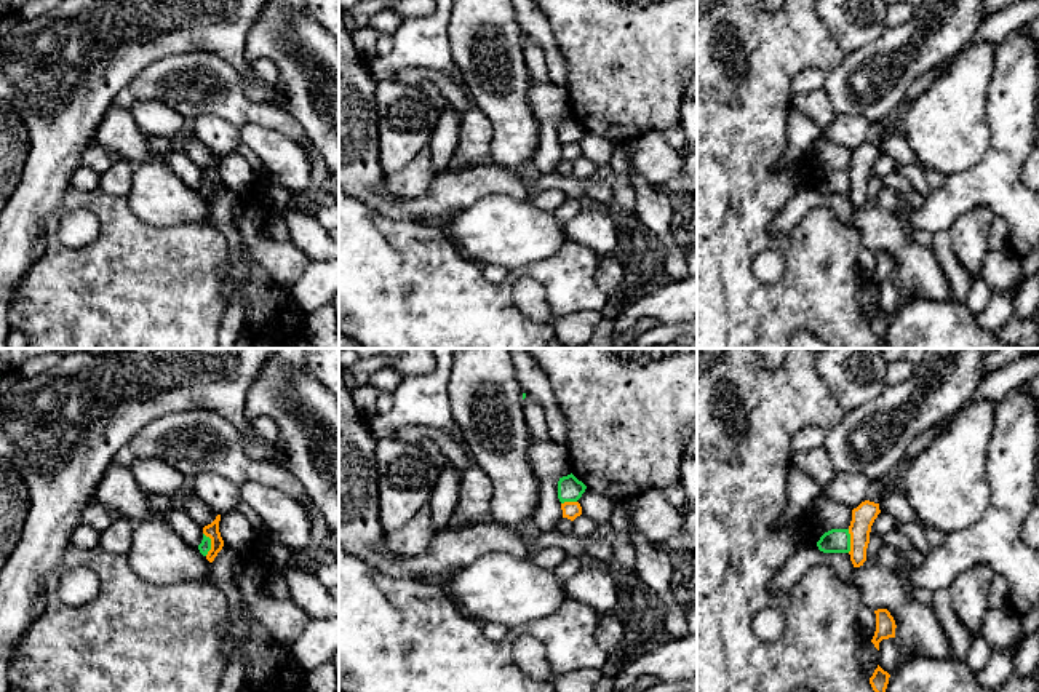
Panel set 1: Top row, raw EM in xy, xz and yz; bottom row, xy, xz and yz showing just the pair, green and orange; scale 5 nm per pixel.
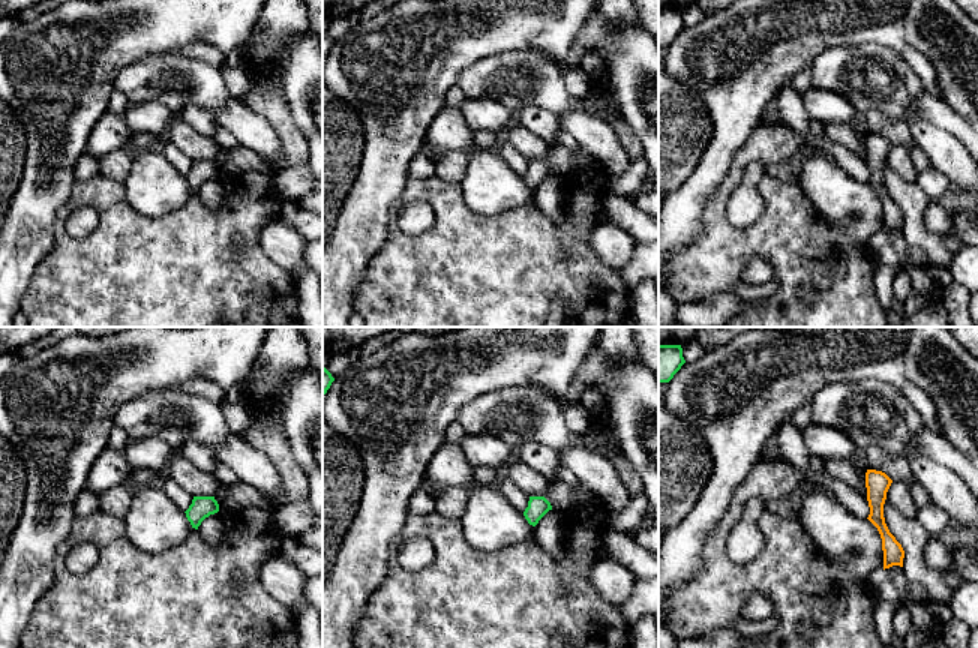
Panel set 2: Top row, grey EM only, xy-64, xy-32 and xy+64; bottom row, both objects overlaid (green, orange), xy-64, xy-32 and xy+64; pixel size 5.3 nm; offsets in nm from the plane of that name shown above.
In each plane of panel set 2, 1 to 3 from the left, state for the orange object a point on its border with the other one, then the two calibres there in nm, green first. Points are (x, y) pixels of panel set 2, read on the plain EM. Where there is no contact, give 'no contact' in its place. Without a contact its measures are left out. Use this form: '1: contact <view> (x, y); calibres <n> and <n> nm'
1: no contact
2: no contact
3: no contact

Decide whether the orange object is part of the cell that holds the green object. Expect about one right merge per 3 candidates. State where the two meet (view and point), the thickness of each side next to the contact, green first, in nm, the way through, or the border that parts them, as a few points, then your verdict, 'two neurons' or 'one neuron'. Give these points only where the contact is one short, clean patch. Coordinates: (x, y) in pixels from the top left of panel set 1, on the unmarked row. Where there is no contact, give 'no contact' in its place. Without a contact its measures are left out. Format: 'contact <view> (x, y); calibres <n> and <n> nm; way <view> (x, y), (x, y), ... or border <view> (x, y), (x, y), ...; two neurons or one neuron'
contact xy (210, 186); calibres 60 and 70 nm; border xy (203, 174), (210, 181), (207, 197); two neurons

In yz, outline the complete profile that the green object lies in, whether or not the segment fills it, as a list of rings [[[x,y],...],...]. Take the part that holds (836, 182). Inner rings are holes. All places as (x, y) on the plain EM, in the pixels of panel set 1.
[[[831,171],[825,174],[817,189],[823,195],[849,195],[850,193],[850,176],[849,171]]]

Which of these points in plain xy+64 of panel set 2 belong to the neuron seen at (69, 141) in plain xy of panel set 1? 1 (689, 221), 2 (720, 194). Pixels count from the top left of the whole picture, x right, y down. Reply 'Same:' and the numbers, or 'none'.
Same: 1

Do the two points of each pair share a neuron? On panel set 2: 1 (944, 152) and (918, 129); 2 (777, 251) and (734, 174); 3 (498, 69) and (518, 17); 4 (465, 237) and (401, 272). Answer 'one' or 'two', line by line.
1: one
2: one
3: two
4: one

